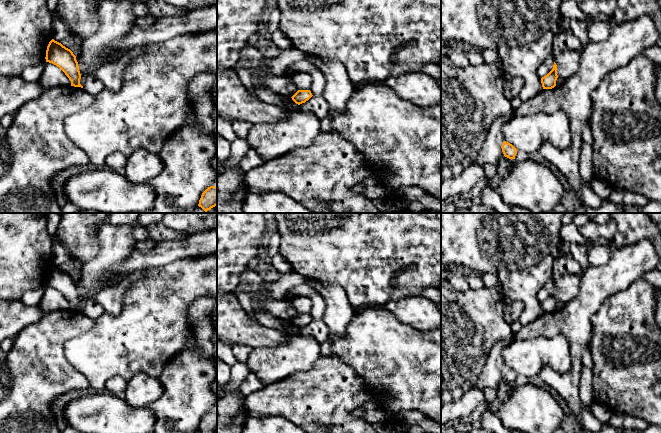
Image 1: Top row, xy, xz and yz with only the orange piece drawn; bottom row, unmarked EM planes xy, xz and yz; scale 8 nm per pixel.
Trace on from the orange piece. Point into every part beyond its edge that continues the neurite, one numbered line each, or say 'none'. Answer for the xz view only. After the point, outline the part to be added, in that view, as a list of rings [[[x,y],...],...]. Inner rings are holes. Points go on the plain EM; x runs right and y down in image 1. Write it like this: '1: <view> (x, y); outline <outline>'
none

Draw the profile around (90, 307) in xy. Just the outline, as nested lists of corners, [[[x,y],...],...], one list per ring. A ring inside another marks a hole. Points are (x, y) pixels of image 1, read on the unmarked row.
[[[81,299],[80,308],[93,319],[98,318],[104,313],[102,306],[94,299]]]

